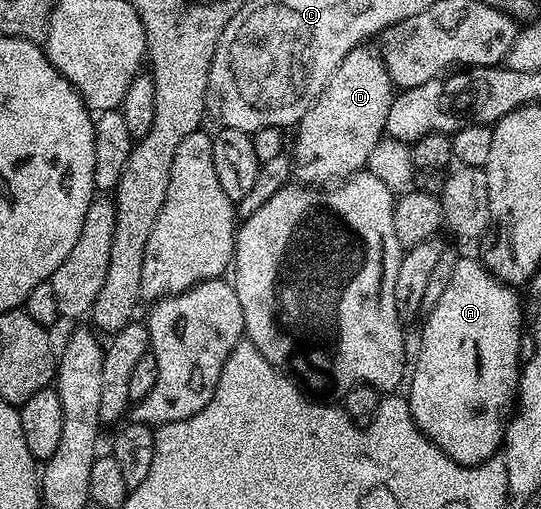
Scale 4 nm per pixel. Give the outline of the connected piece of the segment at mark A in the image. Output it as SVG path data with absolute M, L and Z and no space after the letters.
M462 256L455 267L455 275L451 275L451 283L447 283L447 291L443 291L439 303L428 310L425 326L421 329L421 346L417 349L417 362L412 362L411 376L407 381L409 393L407 400L409 410L415 419L417 426L428 435L429 440L434 441L442 451L449 456L452 461L460 465L482 465L488 457L494 456L502 448L505 439L505 430L511 420L511 414L515 409L515 398L519 392L519 343L523 332L521 326L521 317L523 321L523 301L517 298L518 290L516 288L504 285L502 281L497 280L492 275L487 275L487 270L480 260Z

